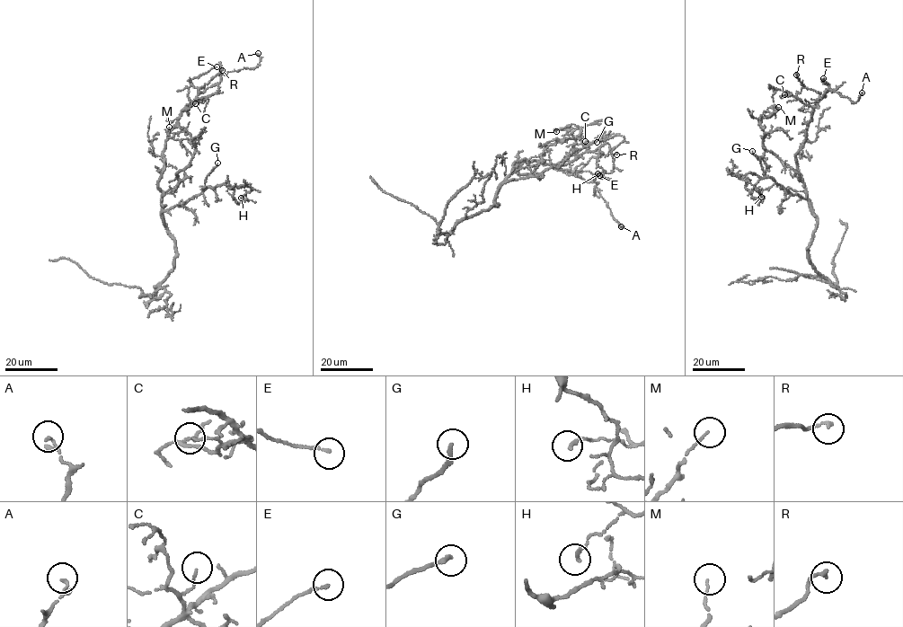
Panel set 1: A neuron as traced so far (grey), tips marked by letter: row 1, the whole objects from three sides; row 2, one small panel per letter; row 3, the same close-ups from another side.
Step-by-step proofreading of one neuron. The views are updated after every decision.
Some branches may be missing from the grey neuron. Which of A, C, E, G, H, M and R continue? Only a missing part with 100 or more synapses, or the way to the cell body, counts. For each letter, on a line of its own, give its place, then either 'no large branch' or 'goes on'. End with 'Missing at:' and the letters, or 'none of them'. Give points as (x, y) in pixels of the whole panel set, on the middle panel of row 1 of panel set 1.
A: at (621, 226); no large branch
C: at (585, 141); no large branch
E: at (599, 175); no large branch
G: at (597, 142); no large branch
H: at (597, 173); no large branch
M: at (556, 131); no large branch
R: at (616, 154); no large branch
Missing at: none of them

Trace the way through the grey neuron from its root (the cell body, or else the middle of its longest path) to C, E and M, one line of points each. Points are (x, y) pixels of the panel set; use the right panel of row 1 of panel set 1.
C: (807, 201), (795, 157), (806, 137), (813, 108), (792, 95), (784, 94)
E: (807, 201), (795, 157), (806, 137), (813, 110), (827, 89), (827, 83), (821, 81), (823, 78)
M: (807, 201), (799, 173), (764, 145), (765, 132), (759, 118), (769, 118), (778, 107)

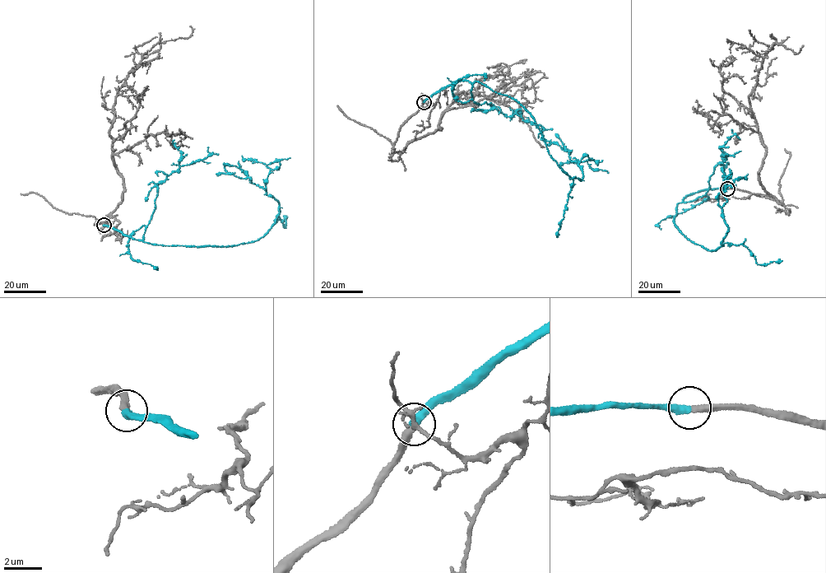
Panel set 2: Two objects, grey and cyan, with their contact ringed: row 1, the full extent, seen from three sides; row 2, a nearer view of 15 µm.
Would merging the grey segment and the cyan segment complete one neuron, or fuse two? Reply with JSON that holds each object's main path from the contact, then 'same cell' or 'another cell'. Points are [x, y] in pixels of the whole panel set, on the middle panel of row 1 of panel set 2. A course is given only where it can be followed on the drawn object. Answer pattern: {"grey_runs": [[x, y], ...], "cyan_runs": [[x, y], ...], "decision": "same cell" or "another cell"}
{"grey_runs": [[424, 102], [401, 127], [393, 151], [401, 152], [441, 128], [444, 111], [461, 91], [522, 110], [541, 146]], "cyan_runs": [[424, 102], [456, 81], [486, 85], [522, 105], [562, 171], [581, 179], [578, 165], [590, 159], [559, 164]], "decision": "same cell"}

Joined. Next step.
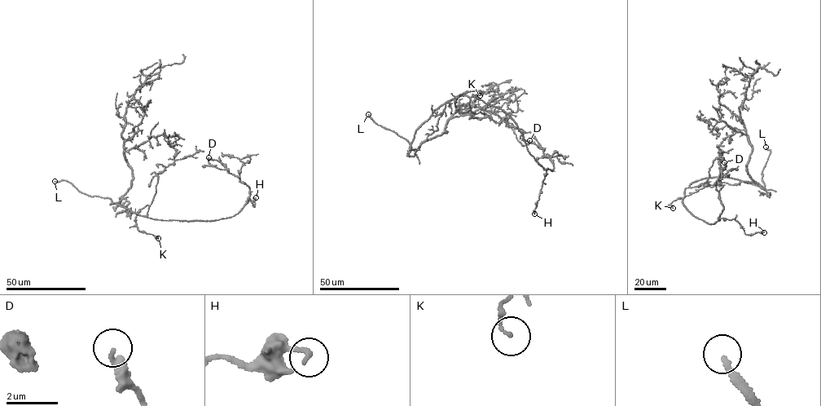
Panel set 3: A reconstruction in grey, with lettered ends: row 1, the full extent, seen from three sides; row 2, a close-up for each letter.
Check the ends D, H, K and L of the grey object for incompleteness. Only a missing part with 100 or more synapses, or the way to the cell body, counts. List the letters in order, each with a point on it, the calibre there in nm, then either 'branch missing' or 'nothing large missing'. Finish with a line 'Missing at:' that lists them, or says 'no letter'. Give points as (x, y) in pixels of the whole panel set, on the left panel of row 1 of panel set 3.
D: (208, 157) | 280 nm | nothing large missing
H: (256, 197) | 180 nm | nothing large missing
K: (158, 238) | 100 nm | nothing large missing
L: (54, 181) | 200 nm | branch missing
Missing at: L

